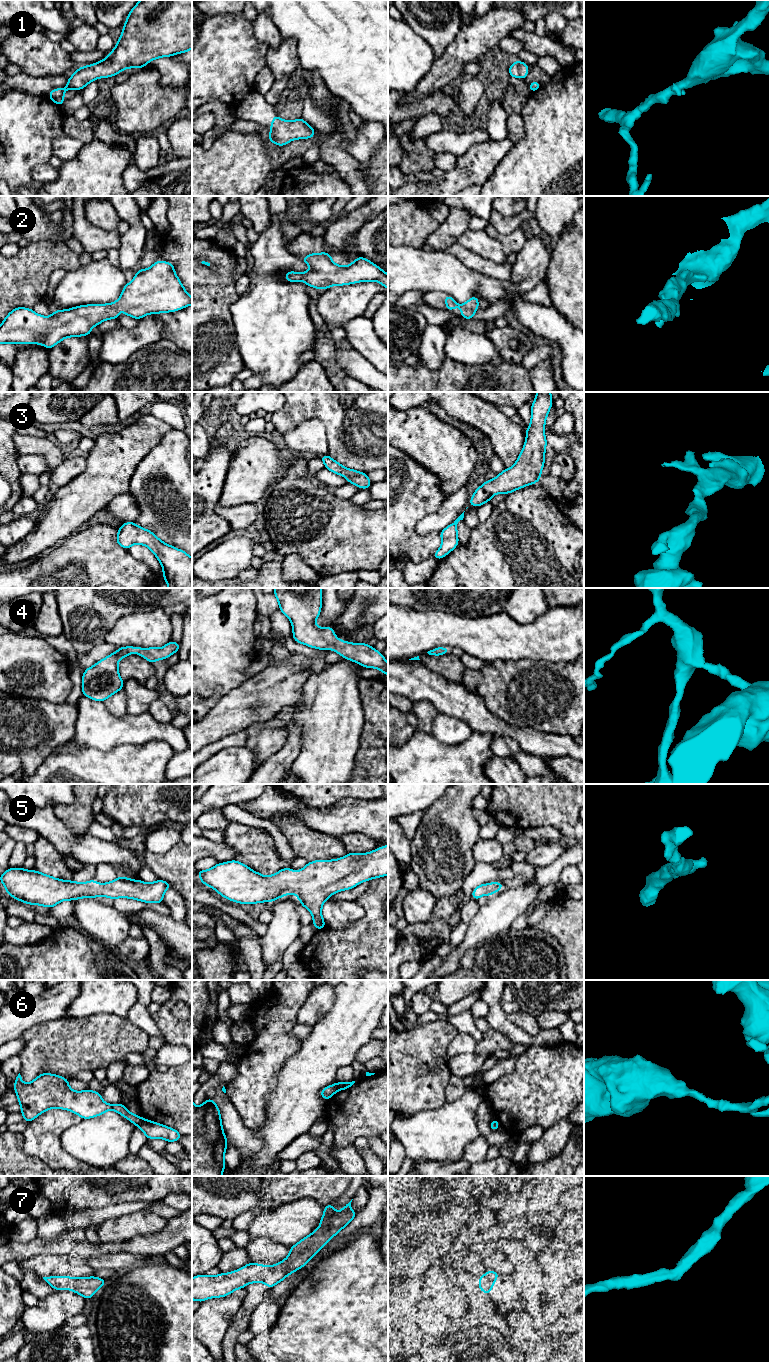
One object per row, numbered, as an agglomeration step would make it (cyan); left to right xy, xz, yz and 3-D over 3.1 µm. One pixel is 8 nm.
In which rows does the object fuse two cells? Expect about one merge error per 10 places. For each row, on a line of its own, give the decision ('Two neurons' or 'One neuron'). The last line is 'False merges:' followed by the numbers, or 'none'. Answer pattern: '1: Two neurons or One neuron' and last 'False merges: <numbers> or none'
1: One neuron
2: One neuron
3: One neuron
4: One neuron
5: One neuron
6: Two neurons
7: One neuron
False merges: 6

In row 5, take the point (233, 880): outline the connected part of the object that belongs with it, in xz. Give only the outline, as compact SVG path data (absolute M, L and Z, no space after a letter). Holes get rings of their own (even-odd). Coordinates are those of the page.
M388 845L368 853L348 853L339 859L308 862L304 868L295 872L287 867L271 876L264 876L259 872L255 872L247 865L236 860L217 863L211 869L196 870L196 872L199 874L199 880L204 885L211 887L220 896L235 903L271 903L278 898L294 893L301 905L312 914L313 925L317 930L320 930L326 927L321 913L322 906L332 894L354 888L364 881L388 875Z

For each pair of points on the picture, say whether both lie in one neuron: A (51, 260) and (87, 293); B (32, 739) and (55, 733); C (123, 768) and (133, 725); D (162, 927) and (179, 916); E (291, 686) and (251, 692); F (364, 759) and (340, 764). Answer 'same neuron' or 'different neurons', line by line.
A: different neurons
B: same neuron
C: different neurons
D: different neurons
E: same neuron
F: different neurons

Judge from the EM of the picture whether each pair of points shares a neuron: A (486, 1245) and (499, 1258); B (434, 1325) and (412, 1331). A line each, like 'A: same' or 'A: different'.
A: different
B: different

